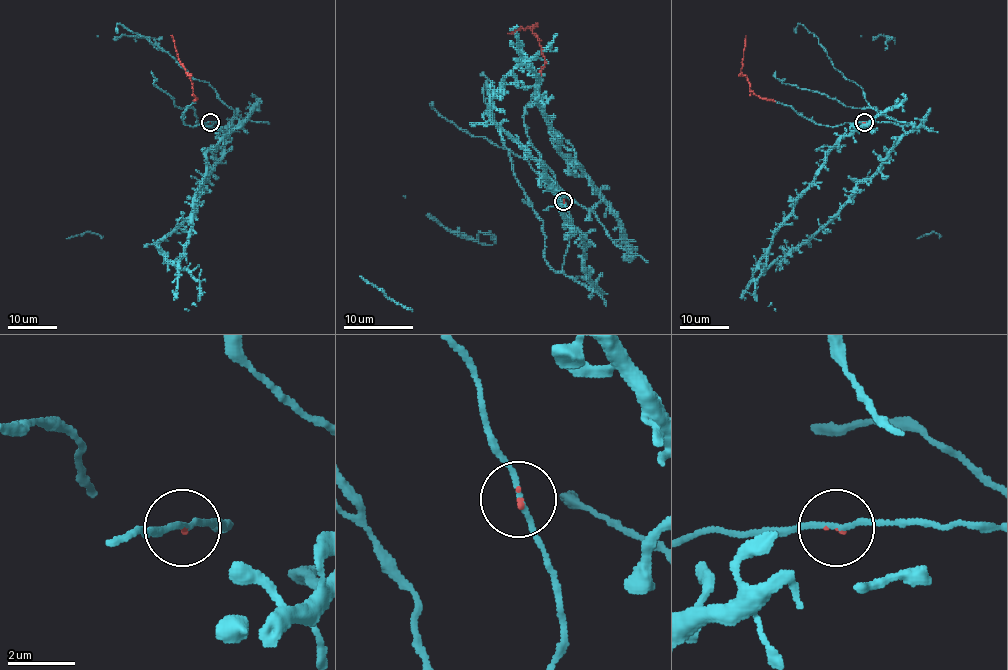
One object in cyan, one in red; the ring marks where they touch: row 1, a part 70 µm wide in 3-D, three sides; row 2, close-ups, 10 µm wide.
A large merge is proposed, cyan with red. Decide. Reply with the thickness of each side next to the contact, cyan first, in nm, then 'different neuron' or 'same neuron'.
calibres 150 and 60 nm; same neuron

